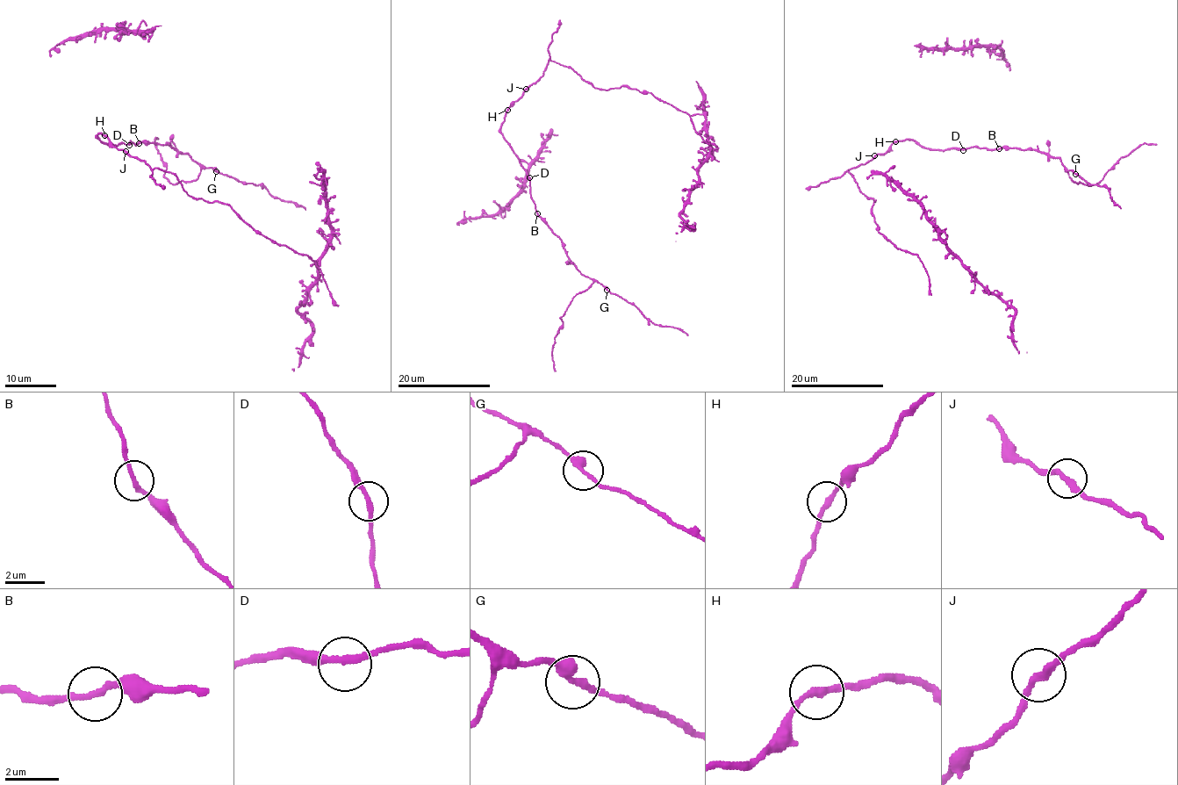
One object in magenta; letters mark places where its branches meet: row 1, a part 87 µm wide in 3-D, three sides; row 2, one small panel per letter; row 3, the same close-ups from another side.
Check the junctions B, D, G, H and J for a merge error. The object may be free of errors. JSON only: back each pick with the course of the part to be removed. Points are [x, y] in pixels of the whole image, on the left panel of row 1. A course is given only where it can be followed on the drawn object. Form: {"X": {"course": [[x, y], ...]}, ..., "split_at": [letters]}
{"split_at": []}

